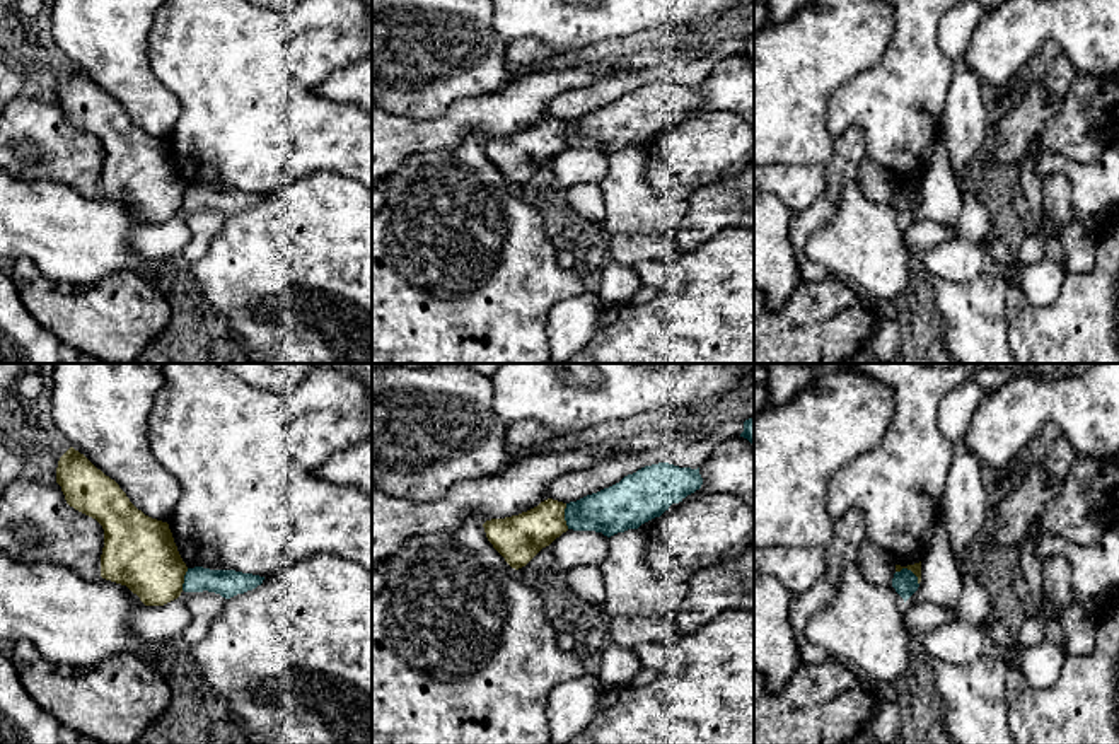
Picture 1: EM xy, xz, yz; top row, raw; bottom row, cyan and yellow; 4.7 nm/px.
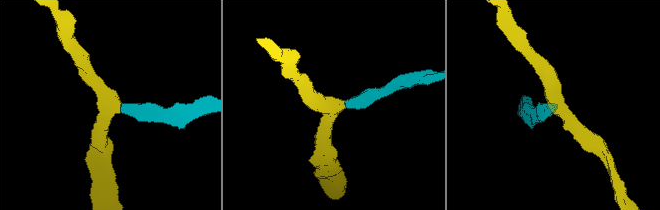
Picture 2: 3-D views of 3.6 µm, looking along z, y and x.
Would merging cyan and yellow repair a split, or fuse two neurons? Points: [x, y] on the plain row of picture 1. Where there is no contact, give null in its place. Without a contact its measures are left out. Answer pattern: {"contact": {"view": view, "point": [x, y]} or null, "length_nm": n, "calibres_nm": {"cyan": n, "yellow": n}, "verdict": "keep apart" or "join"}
{"contact": {"view": "yz", "point": [910, 188]}, "length_nm": 130, "calibres_nm": {"cyan": 120, "yellow": 50}, "verdict": "keep apart"}

